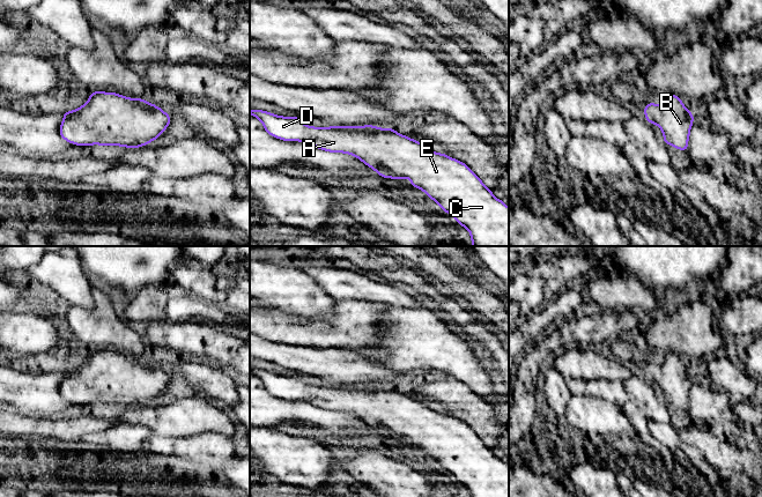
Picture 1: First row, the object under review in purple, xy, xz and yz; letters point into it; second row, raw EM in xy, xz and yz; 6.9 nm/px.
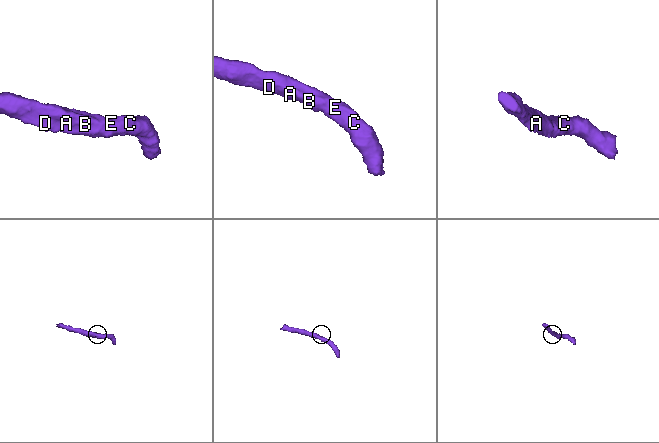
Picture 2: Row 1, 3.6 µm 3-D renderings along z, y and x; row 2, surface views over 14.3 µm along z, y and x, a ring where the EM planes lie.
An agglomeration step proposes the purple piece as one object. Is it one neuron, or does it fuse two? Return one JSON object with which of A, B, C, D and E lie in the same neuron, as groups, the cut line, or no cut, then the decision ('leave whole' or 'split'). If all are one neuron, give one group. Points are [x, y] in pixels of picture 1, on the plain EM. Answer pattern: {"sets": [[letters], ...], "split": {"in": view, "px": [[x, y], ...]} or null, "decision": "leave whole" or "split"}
{"sets": [["A", "B", "C", "D", "E"]], "split": null, "decision": "leave whole"}

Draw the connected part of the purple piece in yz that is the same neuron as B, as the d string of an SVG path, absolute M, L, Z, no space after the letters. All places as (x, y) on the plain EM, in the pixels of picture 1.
M673 353L665 354L661 365L650 361L645 364L644 372L650 383L660 386L666 403L671 403L679 409L688 408L694 374L678 355Z

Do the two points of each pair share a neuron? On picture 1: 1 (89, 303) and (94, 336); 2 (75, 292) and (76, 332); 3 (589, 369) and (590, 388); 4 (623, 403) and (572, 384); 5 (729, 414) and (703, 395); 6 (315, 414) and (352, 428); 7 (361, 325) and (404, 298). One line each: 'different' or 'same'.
1: different
2: different
3: different
4: same
5: same
6: same
7: different

